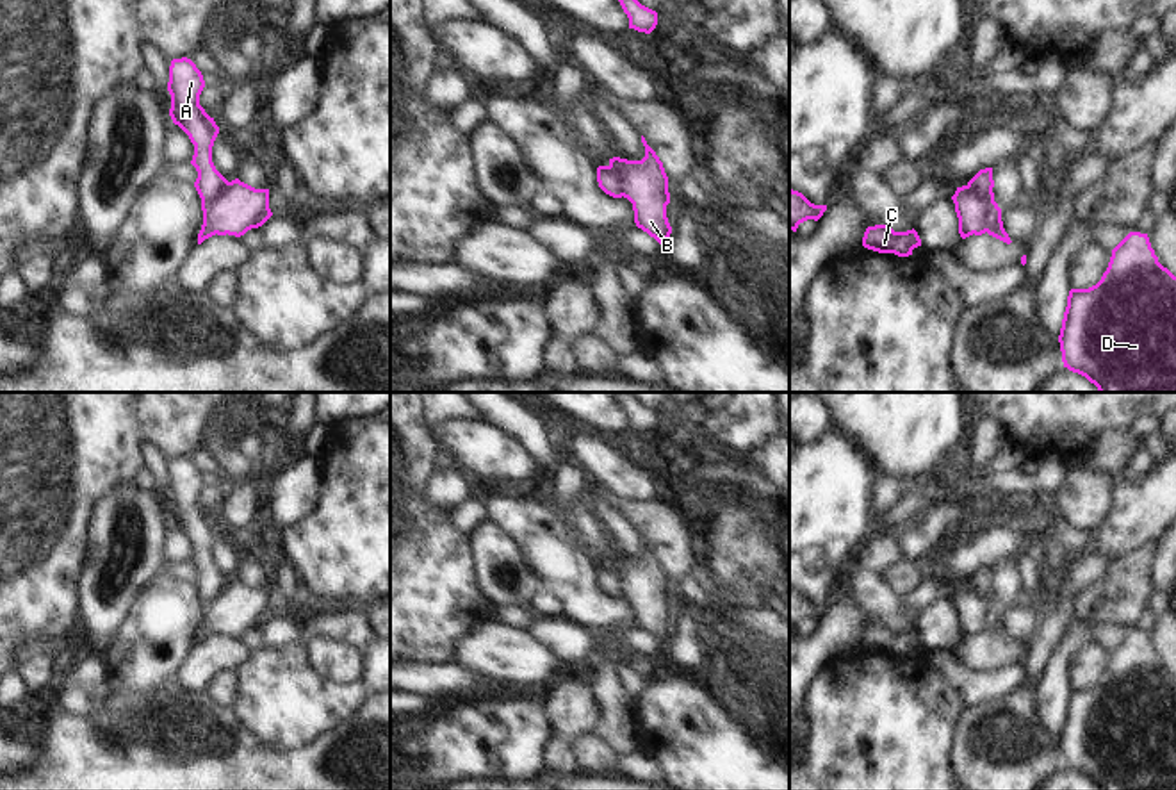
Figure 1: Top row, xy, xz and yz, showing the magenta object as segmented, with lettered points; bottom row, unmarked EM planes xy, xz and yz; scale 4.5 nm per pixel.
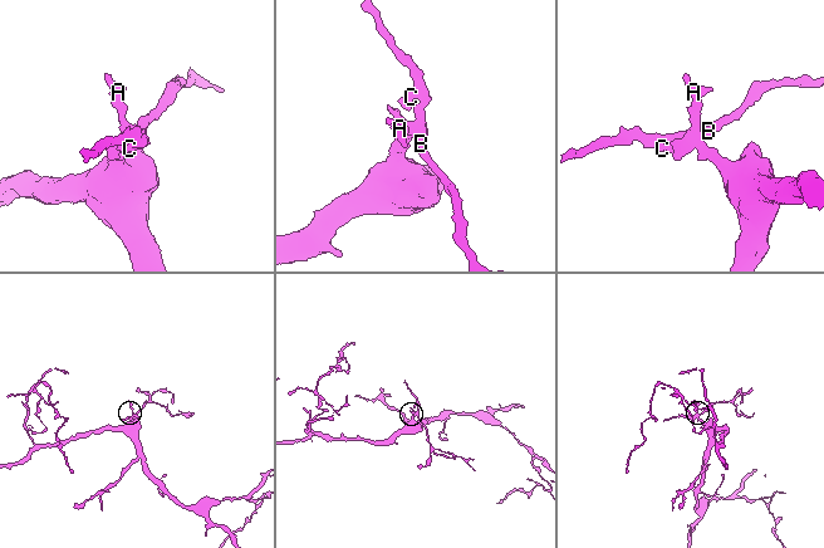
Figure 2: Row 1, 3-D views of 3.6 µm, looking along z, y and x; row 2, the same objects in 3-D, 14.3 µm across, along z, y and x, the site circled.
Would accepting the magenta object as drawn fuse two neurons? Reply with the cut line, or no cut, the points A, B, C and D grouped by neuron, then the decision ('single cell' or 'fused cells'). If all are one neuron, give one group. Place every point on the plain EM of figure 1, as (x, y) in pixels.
yz (968, 584), (986, 598), (988, 630) | A D / B C | fused cells

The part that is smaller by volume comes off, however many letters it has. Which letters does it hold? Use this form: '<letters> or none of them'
B, C

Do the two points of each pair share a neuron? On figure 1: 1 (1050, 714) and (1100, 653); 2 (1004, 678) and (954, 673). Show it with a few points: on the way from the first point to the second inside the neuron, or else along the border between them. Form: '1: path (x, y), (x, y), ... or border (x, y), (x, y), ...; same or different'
1: border (1082, 646), (1069, 666), (1069, 687); different
2: path (991, 680), (966, 680); same

